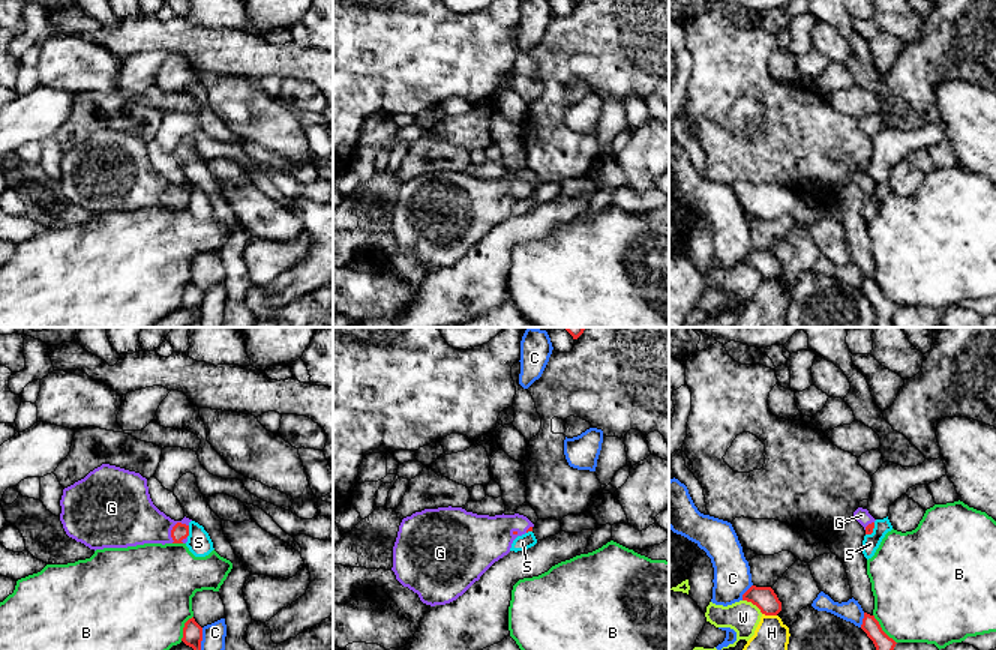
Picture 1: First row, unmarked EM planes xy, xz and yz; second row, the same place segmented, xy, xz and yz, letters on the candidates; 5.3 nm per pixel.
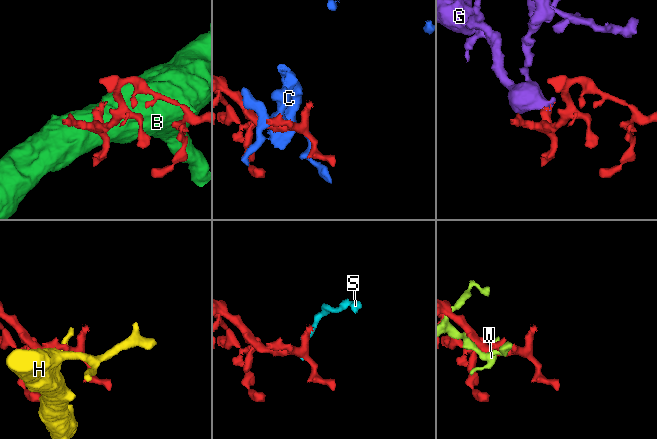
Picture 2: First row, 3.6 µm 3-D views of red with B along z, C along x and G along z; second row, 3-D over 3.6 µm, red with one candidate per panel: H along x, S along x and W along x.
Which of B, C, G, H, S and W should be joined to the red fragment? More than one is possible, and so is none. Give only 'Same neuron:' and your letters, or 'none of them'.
Same neuron: G

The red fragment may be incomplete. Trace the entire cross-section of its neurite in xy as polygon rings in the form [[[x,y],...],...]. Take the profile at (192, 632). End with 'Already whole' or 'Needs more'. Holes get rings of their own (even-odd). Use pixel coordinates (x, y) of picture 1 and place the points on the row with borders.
[[[194,617],[184,623],[182,641],[194,650],[201,650],[202,627]]]. Already whole

